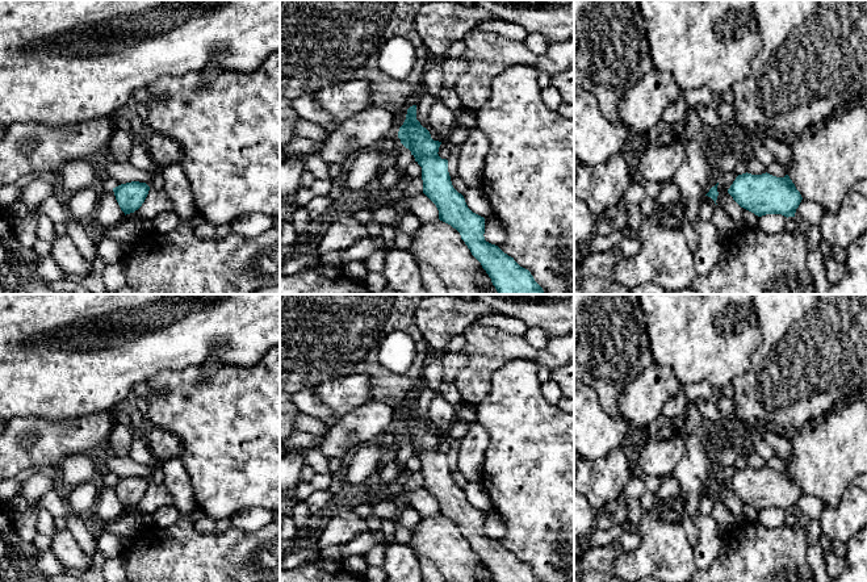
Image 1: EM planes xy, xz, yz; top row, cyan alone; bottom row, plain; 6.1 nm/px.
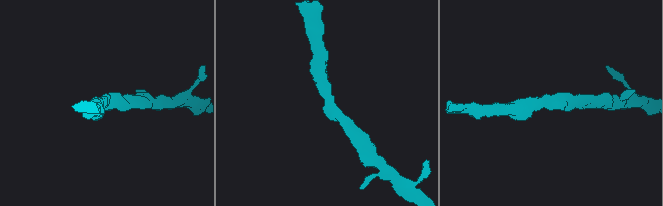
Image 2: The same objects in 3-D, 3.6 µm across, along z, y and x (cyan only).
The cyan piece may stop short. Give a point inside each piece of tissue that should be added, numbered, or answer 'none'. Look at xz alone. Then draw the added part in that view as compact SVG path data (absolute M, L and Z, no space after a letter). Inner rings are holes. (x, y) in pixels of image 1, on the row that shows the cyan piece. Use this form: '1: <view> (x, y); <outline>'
none

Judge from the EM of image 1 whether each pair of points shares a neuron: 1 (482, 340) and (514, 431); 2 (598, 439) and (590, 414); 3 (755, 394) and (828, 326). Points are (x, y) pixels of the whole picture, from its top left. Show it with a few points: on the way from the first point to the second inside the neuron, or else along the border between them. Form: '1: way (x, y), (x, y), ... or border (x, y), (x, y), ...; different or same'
1: border (522, 358), (507, 360), (495, 371), (482, 401); different
2: way (591, 432), (590, 421); same
3: way (774, 380), (809, 344); same

